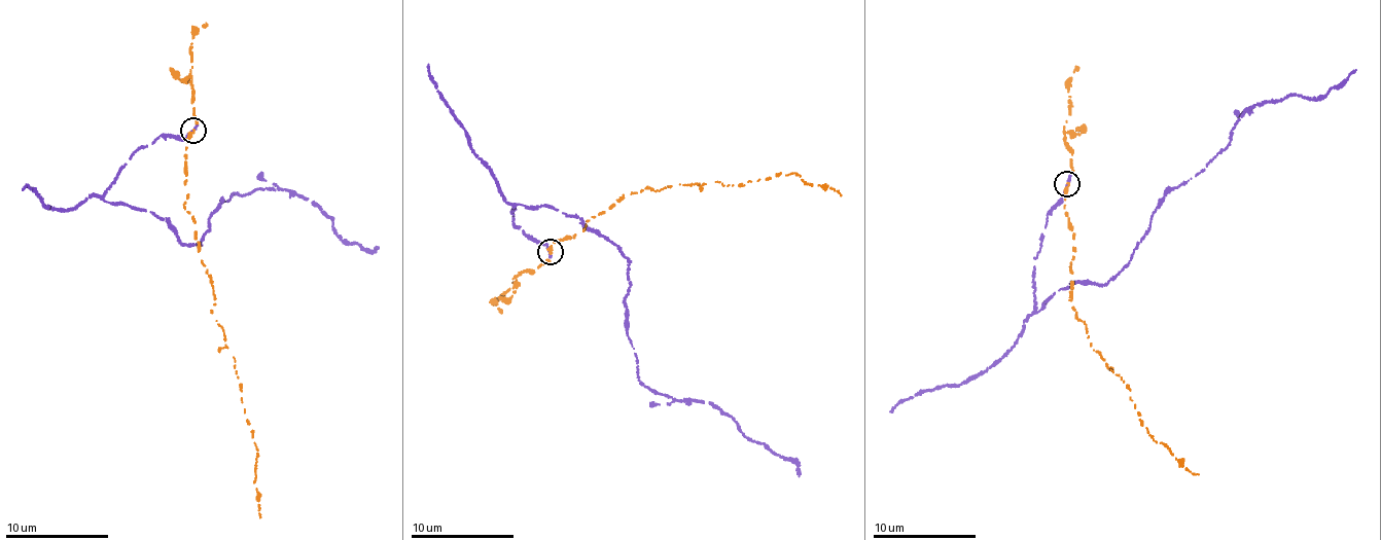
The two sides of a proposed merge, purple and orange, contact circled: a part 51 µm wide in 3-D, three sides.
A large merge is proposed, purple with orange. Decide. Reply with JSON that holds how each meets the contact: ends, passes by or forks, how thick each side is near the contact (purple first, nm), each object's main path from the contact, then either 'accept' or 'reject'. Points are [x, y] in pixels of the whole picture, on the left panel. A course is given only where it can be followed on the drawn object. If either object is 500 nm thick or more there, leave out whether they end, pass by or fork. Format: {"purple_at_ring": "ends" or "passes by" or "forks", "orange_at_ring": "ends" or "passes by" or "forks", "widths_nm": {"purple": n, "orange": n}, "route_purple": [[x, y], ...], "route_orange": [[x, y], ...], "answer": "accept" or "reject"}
{"purple_at_ring": "ends", "orange_at_ring": "passes by", "widths_nm": {"purple": 200, "orange": 140}, "route_purple": [[192, 130], [133, 153], [106, 201], [190, 246], [220, 204], [276, 188], [377, 246]], "route_orange": [[192, 130], [183, 205], [196, 221], [211, 278], [211, 312], [241, 383], [256, 448], [259, 516]], "answer": "reject"}

